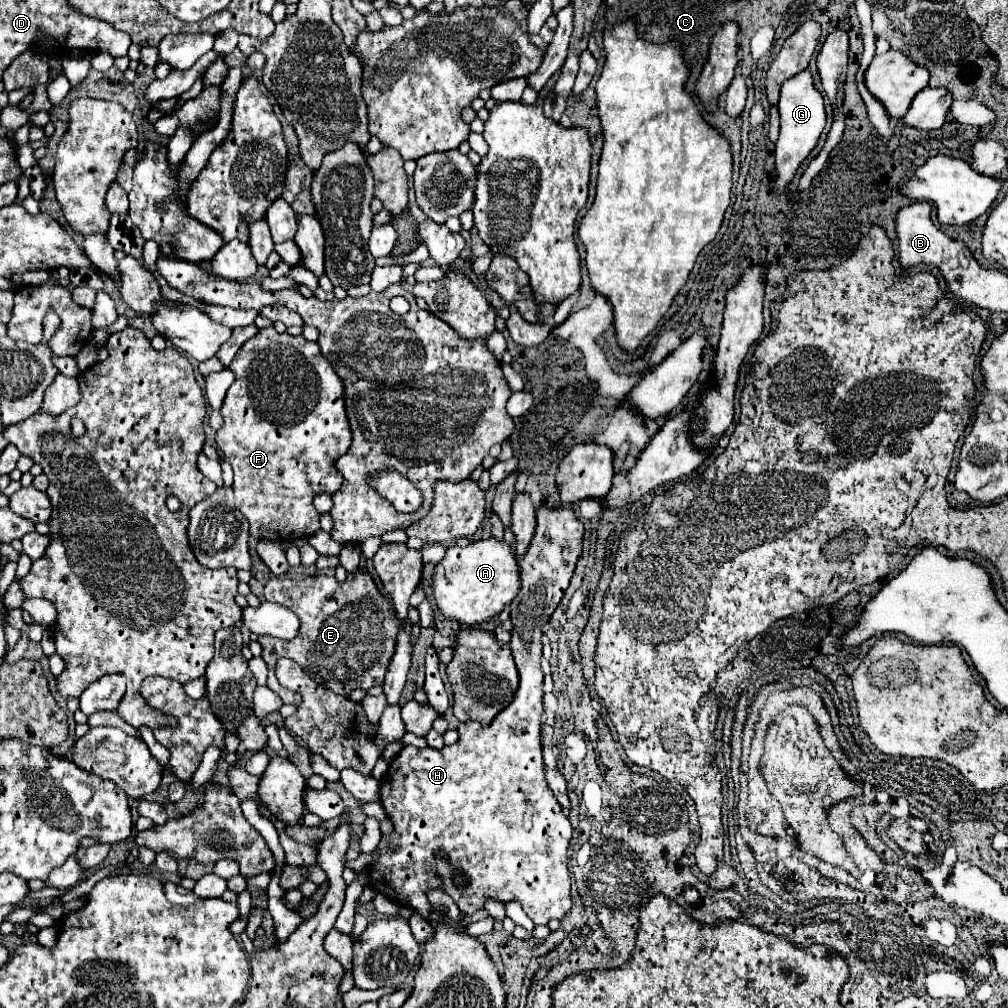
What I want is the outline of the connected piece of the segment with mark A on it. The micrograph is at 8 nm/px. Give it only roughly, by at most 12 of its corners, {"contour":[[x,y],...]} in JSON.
{"contour":[[495,538],[451,546],[433,572],[441,614],[477,626],[519,592]]}

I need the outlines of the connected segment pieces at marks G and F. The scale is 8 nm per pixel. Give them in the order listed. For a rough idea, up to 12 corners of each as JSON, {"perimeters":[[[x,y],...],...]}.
{"perimeters":[[[809,70],[781,86],[775,192],[785,192],[825,128]],[[317,342],[237,352],[215,442],[257,540],[319,530],[351,446]]]}

